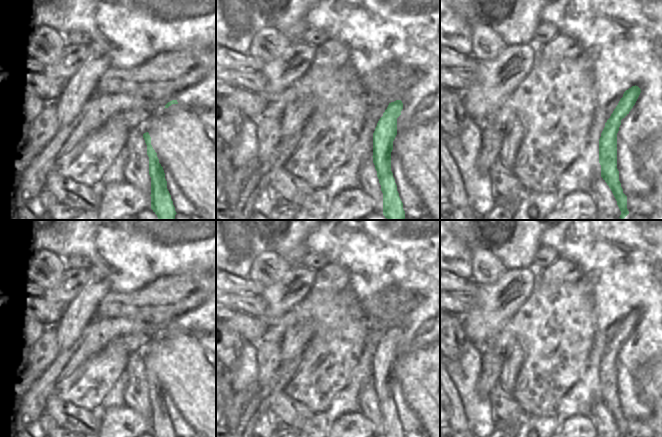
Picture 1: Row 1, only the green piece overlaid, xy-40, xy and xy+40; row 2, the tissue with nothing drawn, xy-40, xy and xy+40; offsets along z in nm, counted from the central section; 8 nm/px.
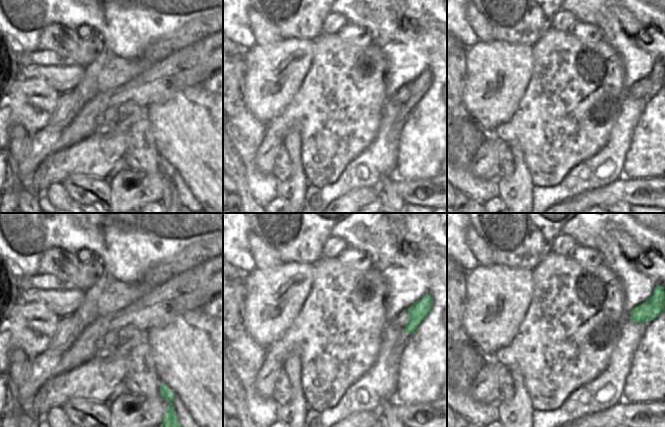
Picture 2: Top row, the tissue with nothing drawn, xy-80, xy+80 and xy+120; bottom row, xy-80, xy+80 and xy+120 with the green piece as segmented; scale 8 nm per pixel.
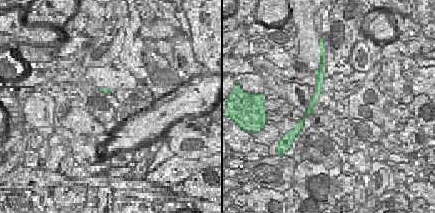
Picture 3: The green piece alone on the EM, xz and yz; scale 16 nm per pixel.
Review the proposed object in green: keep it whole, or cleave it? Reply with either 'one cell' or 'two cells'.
two cells

